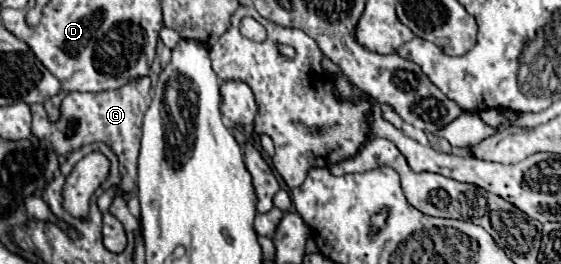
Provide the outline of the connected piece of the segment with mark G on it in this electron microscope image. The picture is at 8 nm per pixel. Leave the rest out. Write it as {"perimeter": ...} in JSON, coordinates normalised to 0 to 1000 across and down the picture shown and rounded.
{"perimeter":[[[250,292],[228,322],[182,345],[182,352],[121,352],[107,390],[107,451],[89,458],[78,398],[57,398],[57,504],[89,542],[103,595],[118,595],[160,542],[189,542],[214,610],[214,701],[217,731],[232,731],[242,708],[242,602],[250,564],[253,443],[267,398],[267,292]]]}

